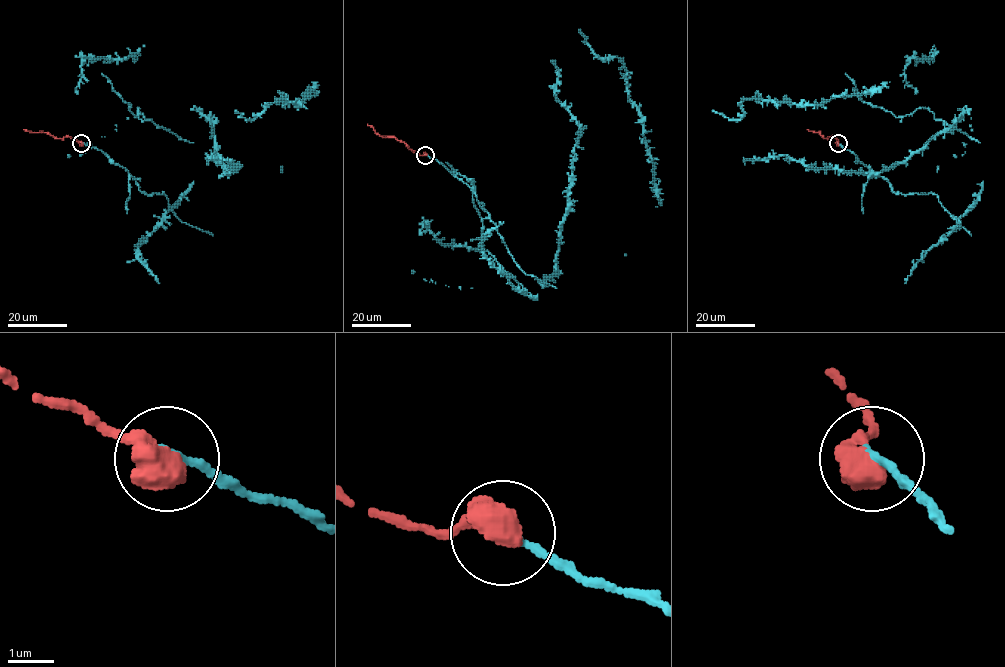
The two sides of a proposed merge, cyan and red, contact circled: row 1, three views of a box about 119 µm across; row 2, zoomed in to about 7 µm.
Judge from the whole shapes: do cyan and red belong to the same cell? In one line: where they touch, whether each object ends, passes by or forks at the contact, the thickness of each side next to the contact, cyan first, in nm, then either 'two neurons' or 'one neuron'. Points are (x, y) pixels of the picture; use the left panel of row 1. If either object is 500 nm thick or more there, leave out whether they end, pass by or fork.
place (81, 143); calibres 140 and 700 nm; one neuron

